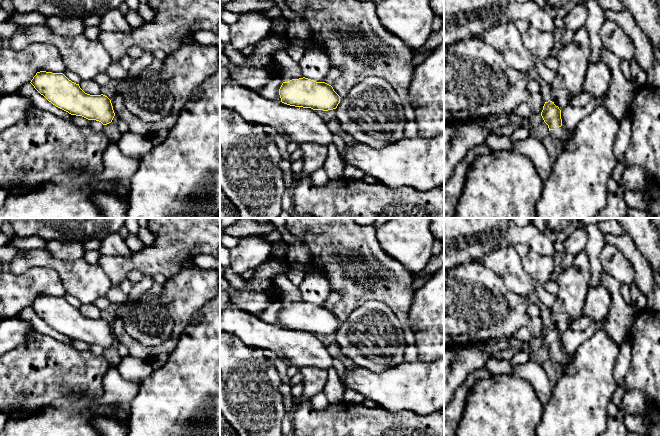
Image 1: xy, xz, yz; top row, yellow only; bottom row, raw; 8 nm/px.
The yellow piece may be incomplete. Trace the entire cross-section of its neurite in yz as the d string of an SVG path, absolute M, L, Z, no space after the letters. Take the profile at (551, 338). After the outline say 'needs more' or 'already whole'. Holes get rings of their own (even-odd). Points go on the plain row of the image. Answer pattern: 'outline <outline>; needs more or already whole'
outline M552 325L545 326L541 340L544 346L548 349L549 358L553 366L560 369L560 374L564 373L570 361L572 354L562 350L561 334Z; needs more

